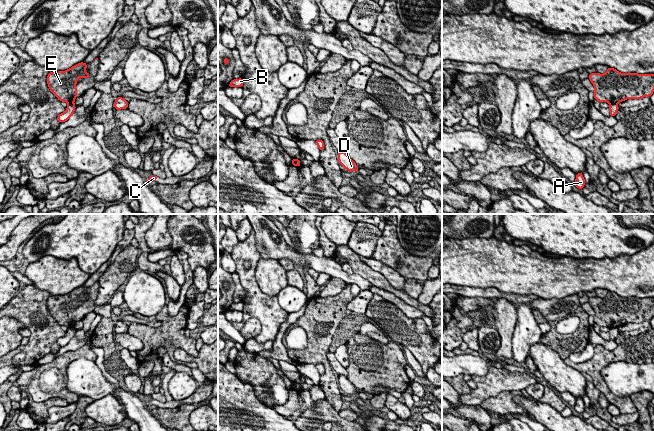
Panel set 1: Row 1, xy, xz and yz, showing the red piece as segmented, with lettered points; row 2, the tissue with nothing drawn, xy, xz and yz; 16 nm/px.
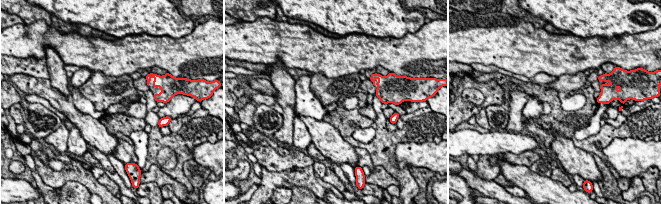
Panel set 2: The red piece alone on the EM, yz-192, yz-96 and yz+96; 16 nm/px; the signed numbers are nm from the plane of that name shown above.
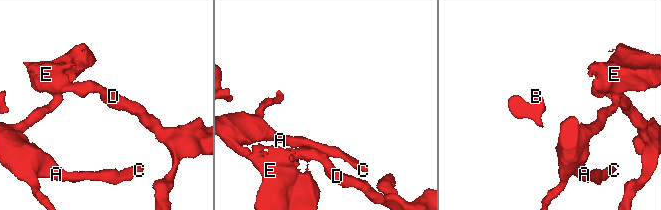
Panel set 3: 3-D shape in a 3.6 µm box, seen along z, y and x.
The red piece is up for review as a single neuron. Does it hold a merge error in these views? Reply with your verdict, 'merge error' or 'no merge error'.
merge error

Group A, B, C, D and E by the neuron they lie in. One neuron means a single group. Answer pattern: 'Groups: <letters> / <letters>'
Groups: A B C / D E

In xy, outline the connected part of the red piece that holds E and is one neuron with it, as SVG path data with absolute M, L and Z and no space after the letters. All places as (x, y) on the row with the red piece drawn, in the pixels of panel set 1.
M81 62L65 71L50 71L47 76L49 90L59 101L74 103L77 97L77 79L90 78L90 75L85 72L86 69L87 63Z

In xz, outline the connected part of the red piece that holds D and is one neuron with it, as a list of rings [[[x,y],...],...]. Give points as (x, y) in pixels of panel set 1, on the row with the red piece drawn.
[[[342,151],[338,152],[338,161],[349,172],[352,172],[352,171],[358,172],[359,170],[359,168],[357,167],[357,164],[345,152],[342,152]]]

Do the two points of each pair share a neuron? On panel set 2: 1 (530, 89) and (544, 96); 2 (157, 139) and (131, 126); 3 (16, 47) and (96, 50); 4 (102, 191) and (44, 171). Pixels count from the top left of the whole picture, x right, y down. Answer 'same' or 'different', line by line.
1: same
2: different
3: same
4: same

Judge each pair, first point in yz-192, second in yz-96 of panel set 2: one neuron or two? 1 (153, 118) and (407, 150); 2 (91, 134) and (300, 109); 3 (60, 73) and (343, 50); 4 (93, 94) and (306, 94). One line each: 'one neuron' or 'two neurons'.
1: two neurons
2: two neurons
3: two neurons
4: two neurons

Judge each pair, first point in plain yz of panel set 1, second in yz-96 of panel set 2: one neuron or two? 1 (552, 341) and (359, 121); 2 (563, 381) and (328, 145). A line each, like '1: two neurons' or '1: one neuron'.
1: one neuron
2: one neuron

